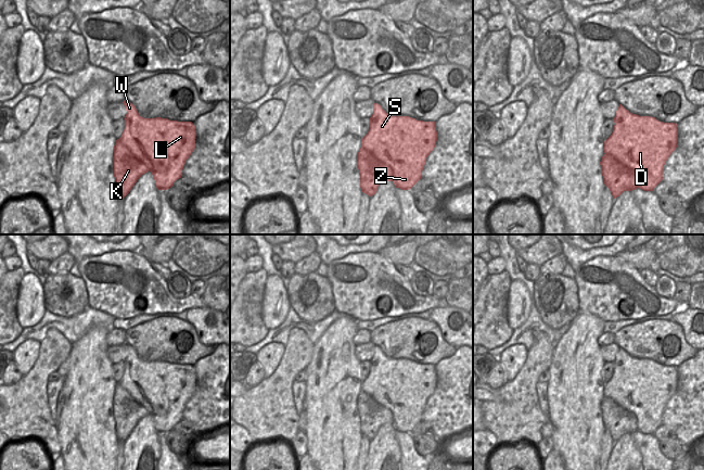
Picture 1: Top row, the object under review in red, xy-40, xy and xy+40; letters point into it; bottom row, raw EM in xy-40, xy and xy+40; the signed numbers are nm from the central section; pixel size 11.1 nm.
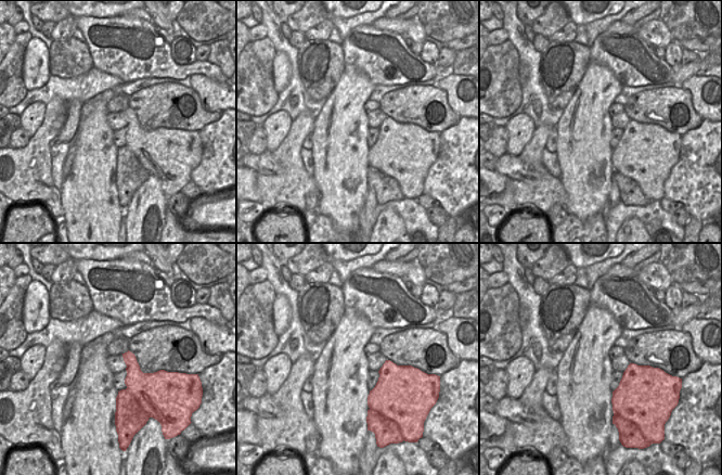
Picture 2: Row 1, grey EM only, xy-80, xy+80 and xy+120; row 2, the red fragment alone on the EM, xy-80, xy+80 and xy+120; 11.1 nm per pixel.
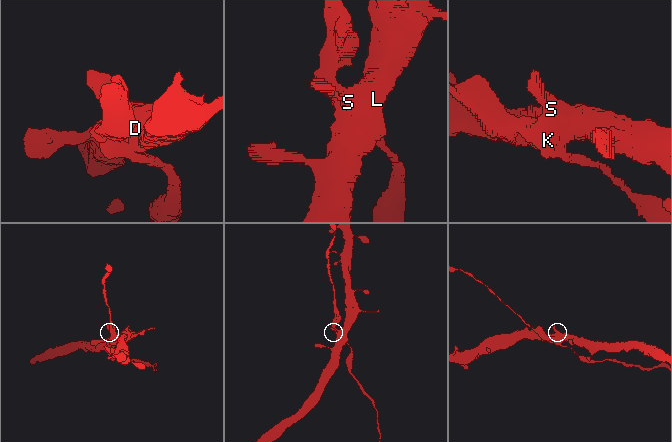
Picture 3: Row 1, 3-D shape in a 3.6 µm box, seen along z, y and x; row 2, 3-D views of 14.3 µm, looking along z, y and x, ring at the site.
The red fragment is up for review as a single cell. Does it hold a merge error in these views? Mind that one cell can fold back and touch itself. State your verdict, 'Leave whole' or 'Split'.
Split.

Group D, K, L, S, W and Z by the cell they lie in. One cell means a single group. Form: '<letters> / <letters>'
D L S W Z / K

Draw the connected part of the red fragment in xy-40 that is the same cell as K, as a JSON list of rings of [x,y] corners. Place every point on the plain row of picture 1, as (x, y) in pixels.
[[[117,382],[114,389],[113,415],[116,422],[117,440],[124,442],[137,423],[149,412]]]

